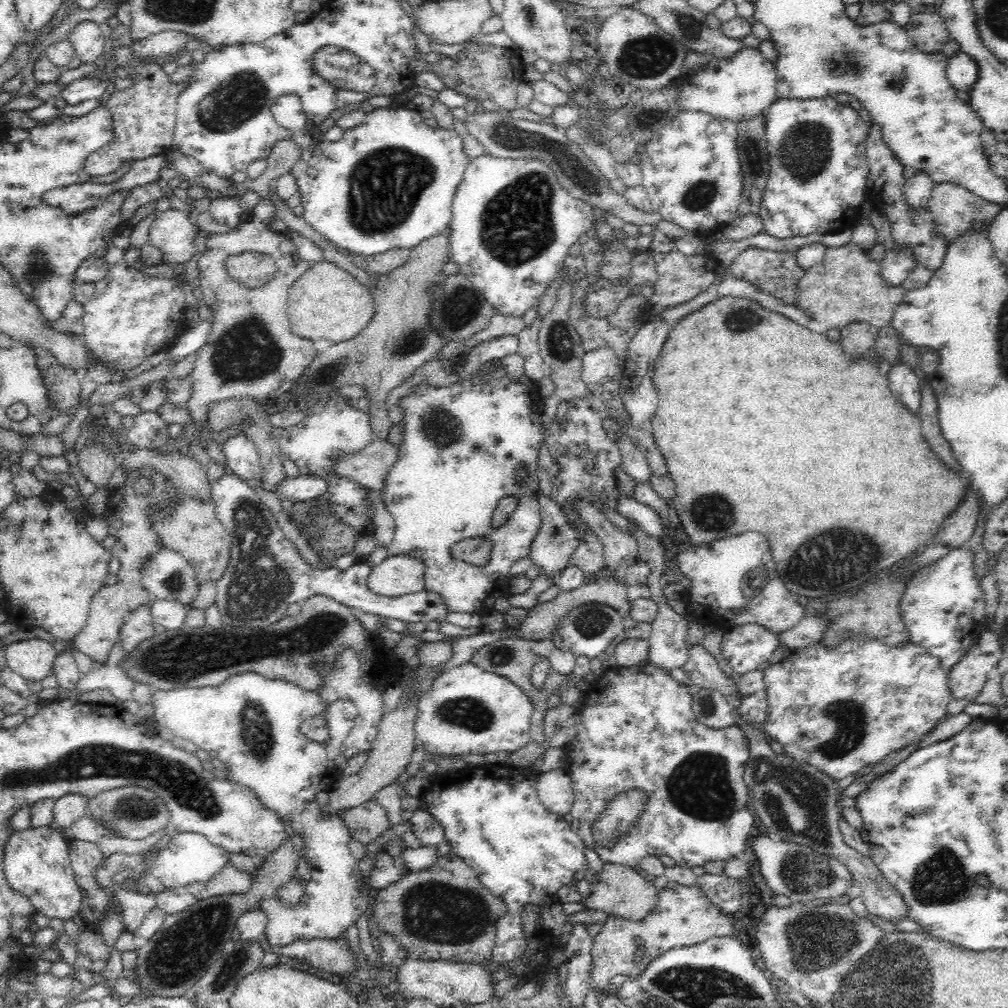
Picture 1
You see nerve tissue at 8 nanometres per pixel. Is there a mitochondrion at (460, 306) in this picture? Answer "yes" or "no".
yes

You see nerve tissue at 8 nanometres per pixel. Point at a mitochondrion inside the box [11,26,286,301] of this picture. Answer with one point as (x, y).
(234, 104)

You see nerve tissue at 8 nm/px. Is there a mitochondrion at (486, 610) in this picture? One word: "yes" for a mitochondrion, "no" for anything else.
no

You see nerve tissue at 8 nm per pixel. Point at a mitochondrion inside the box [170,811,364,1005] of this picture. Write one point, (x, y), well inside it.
(228, 967)

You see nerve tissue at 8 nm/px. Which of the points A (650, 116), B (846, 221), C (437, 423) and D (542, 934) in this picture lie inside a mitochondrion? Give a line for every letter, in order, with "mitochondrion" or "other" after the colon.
A: mitochondrion
B: other
C: mitochondrion
D: other

